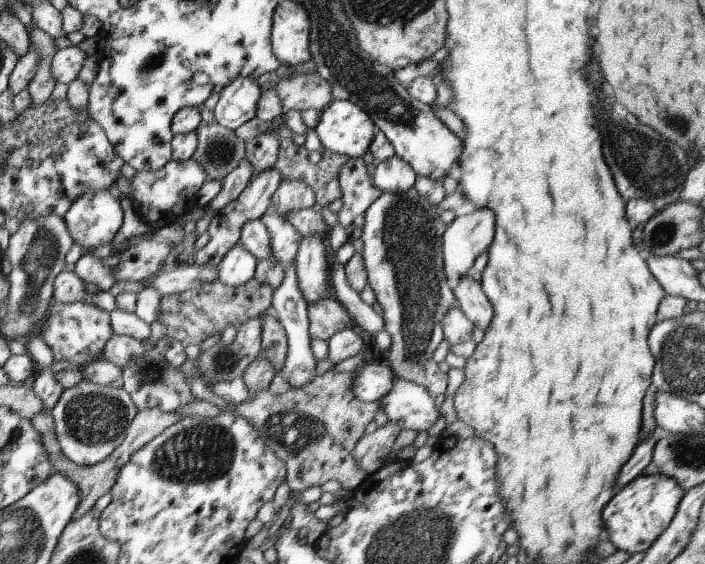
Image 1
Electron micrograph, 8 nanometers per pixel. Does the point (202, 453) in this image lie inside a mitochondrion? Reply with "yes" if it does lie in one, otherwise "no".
yes

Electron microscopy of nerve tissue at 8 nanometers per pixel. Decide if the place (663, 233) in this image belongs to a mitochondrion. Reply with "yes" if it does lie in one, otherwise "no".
yes

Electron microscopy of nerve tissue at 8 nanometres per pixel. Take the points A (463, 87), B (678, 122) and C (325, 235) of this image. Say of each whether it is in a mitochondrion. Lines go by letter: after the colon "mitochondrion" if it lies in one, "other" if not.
A: other
B: mitochondrion
C: other

